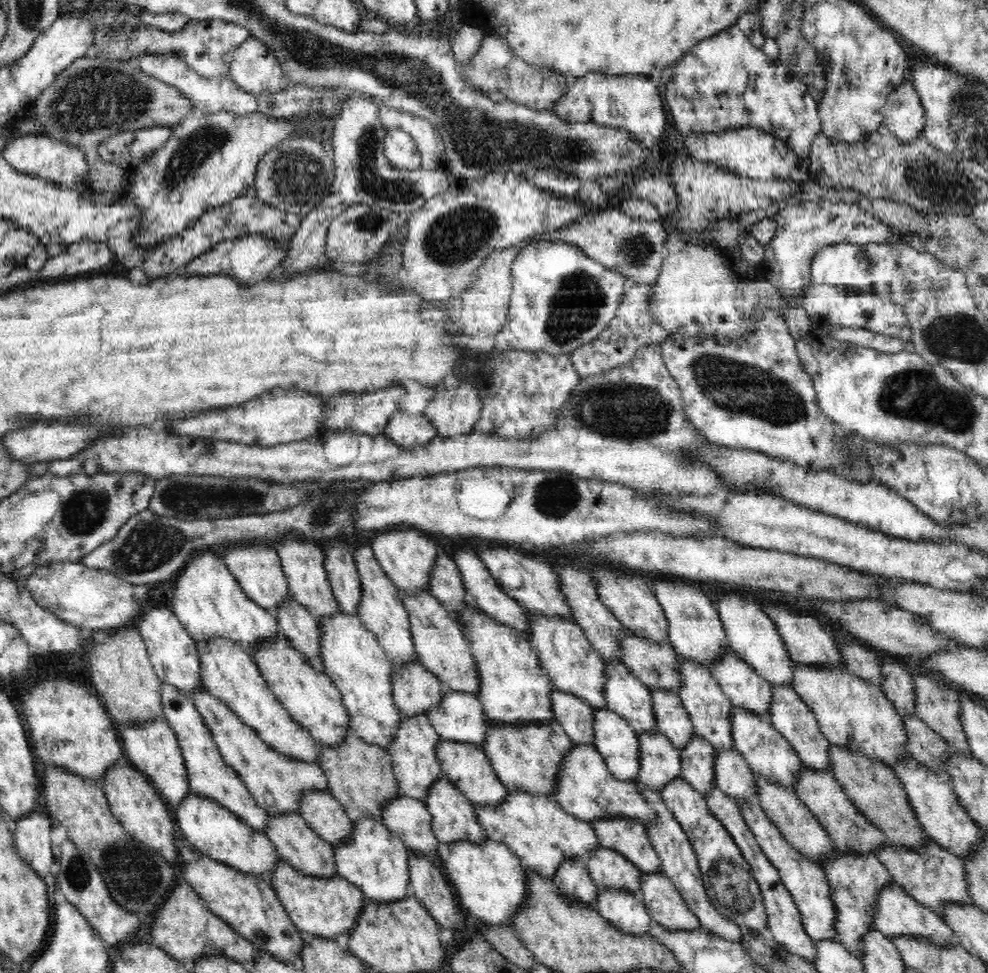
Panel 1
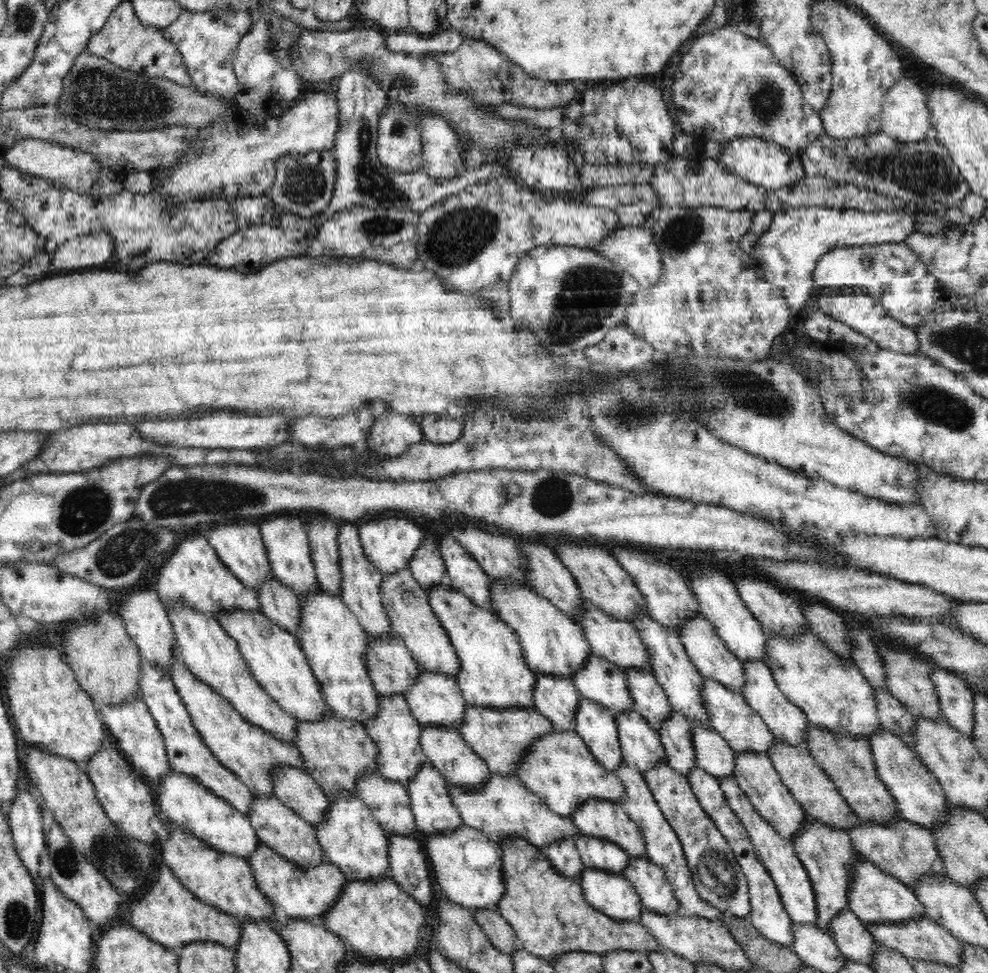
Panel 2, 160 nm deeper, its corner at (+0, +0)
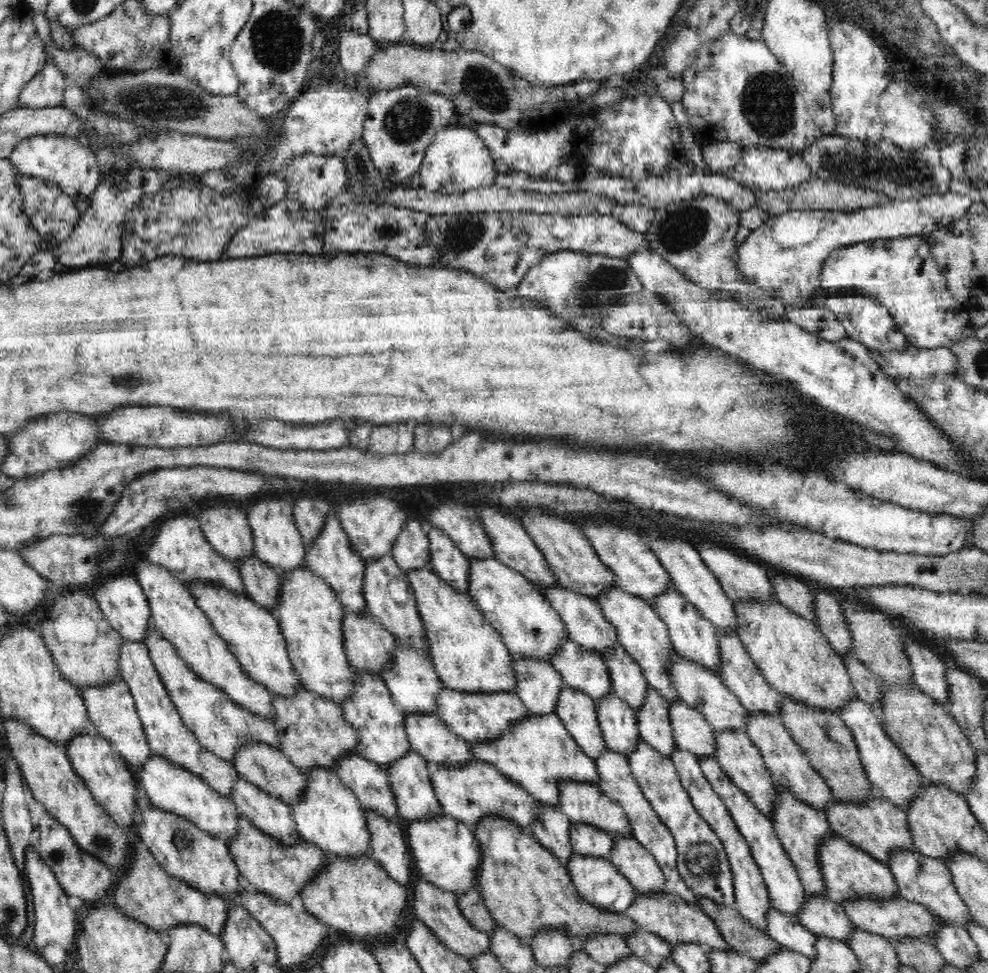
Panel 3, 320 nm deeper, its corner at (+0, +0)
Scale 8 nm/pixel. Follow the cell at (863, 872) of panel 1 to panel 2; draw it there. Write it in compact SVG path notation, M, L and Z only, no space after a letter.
M810 821L803 826L802 831L798 831L794 836L794 851L800 858L801 863L809 874L812 888L815 894L815 903L817 904L818 918L815 920L815 925L822 931L830 934L827 930L828 923L832 917L835 917L841 910L847 908L847 894L849 884L851 883L851 866L858 860L862 859L860 853L854 849L852 839L844 829L830 827L830 825L822 824L820 821Z

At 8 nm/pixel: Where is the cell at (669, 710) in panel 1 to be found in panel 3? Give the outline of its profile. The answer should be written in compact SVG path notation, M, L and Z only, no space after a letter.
M622 645L603 654L613 692L634 710L644 706L647 688L650 687L641 666L624 650Z

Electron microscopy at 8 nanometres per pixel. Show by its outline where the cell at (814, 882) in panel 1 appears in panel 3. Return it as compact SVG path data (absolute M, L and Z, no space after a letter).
M712 755L699 758L699 761L704 777L708 779L708 783L710 783L716 794L720 795L740 834L750 846L752 857L759 866L763 881L767 886L771 906L783 913L798 914L803 907L806 893L792 861L789 860L788 854L784 851L784 846L778 839L778 834L773 829L771 818L758 810L758 807L752 803L752 799L748 798L744 790L741 790L730 781L717 759L713 758Z

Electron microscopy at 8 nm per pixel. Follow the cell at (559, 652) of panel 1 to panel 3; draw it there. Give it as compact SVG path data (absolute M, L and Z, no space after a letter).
M496 557L469 558L467 593L492 628L501 635L514 659L540 658L549 662L556 649L563 642L570 641L560 615L535 584Z

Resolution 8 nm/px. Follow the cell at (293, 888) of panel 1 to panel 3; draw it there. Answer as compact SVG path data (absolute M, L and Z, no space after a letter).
M242 814L237 822L237 830L238 836L226 842L240 874L259 891L268 893L280 903L289 904L291 898L299 896L301 890L311 882L328 860L327 854L303 839L296 846L281 844L276 838L263 834Z

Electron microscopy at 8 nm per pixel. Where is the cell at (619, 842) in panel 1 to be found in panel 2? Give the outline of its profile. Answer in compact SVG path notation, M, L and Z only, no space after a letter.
M587 798L571 814L574 826L583 835L608 840L620 846L628 857L647 856L640 827L632 822L624 807L611 800Z

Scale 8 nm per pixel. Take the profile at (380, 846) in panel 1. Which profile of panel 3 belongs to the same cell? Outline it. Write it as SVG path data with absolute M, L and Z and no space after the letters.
M312 766L306 776L306 786L301 797L290 805L293 820L300 837L312 843L327 855L356 858L371 856L370 833L365 826L366 809L358 797L344 785L338 776L322 766Z

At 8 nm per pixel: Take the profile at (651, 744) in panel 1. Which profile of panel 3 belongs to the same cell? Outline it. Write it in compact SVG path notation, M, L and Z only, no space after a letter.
M614 692L597 702L598 723L608 749L627 756L632 754L638 740L642 739L635 710Z

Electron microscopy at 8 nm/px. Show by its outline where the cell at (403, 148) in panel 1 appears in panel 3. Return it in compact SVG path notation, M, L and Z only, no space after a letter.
M408 83L395 89L380 89L372 92L362 137L378 172L391 182L401 182L410 178L414 172L419 172L425 152L436 134L448 124L457 122L457 119L456 105L450 99L432 89L422 89Z

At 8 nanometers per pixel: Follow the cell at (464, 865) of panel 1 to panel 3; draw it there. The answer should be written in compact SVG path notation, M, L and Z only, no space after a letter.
M434 813L430 818L410 821L405 833L410 854L422 879L454 894L470 889L479 890L476 878L481 863L480 845L471 826L445 813Z

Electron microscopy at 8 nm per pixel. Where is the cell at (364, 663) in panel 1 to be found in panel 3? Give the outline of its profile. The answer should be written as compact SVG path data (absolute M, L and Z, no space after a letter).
M305 567L281 572L279 579L279 595L272 613L277 617L284 635L293 669L306 690L341 705L353 692L356 672L345 653L345 640L341 632L346 610L332 587Z

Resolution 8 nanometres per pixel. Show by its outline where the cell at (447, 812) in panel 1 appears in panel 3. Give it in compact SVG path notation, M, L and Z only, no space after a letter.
M413 749L408 751L402 758L392 762L392 766L386 769L389 788L394 793L399 816L404 820L415 821L421 818L430 818L434 813L444 813L441 804L437 801L435 790L430 781L431 765L424 757L421 757Z

